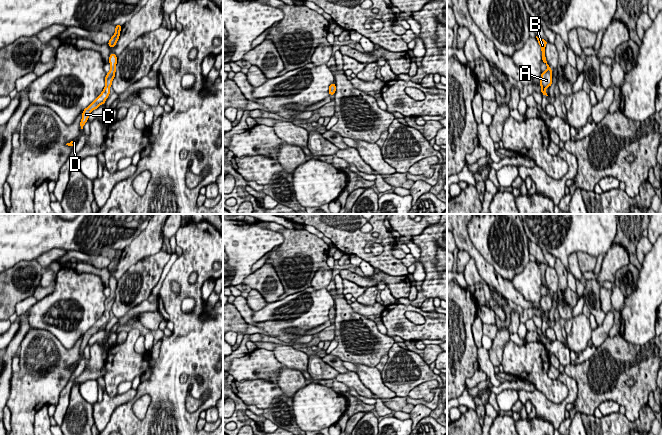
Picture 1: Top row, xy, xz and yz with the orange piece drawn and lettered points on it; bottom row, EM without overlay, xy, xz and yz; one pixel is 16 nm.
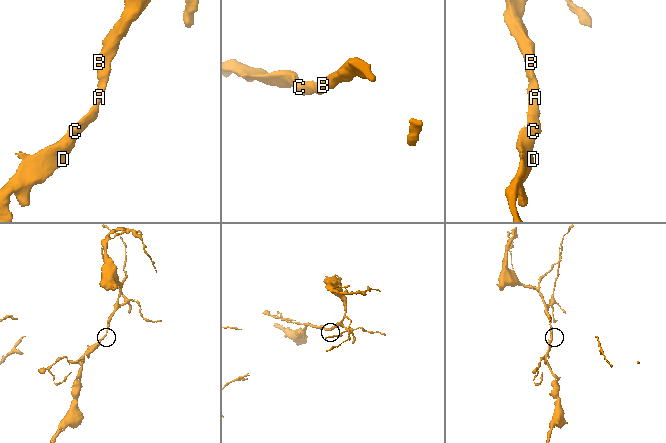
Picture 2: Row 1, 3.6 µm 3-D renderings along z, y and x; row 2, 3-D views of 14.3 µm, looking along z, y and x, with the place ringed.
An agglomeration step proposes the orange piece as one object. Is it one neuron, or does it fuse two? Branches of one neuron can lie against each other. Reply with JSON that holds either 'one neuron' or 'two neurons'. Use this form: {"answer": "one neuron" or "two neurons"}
{"answer": "one neuron"}

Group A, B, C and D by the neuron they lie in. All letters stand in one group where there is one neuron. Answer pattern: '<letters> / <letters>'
A B C D

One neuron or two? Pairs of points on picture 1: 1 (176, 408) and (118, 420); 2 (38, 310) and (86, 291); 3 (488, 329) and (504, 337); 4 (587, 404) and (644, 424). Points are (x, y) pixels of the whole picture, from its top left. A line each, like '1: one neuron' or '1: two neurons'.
1: one neuron
2: one neuron
3: two neurons
4: two neurons

